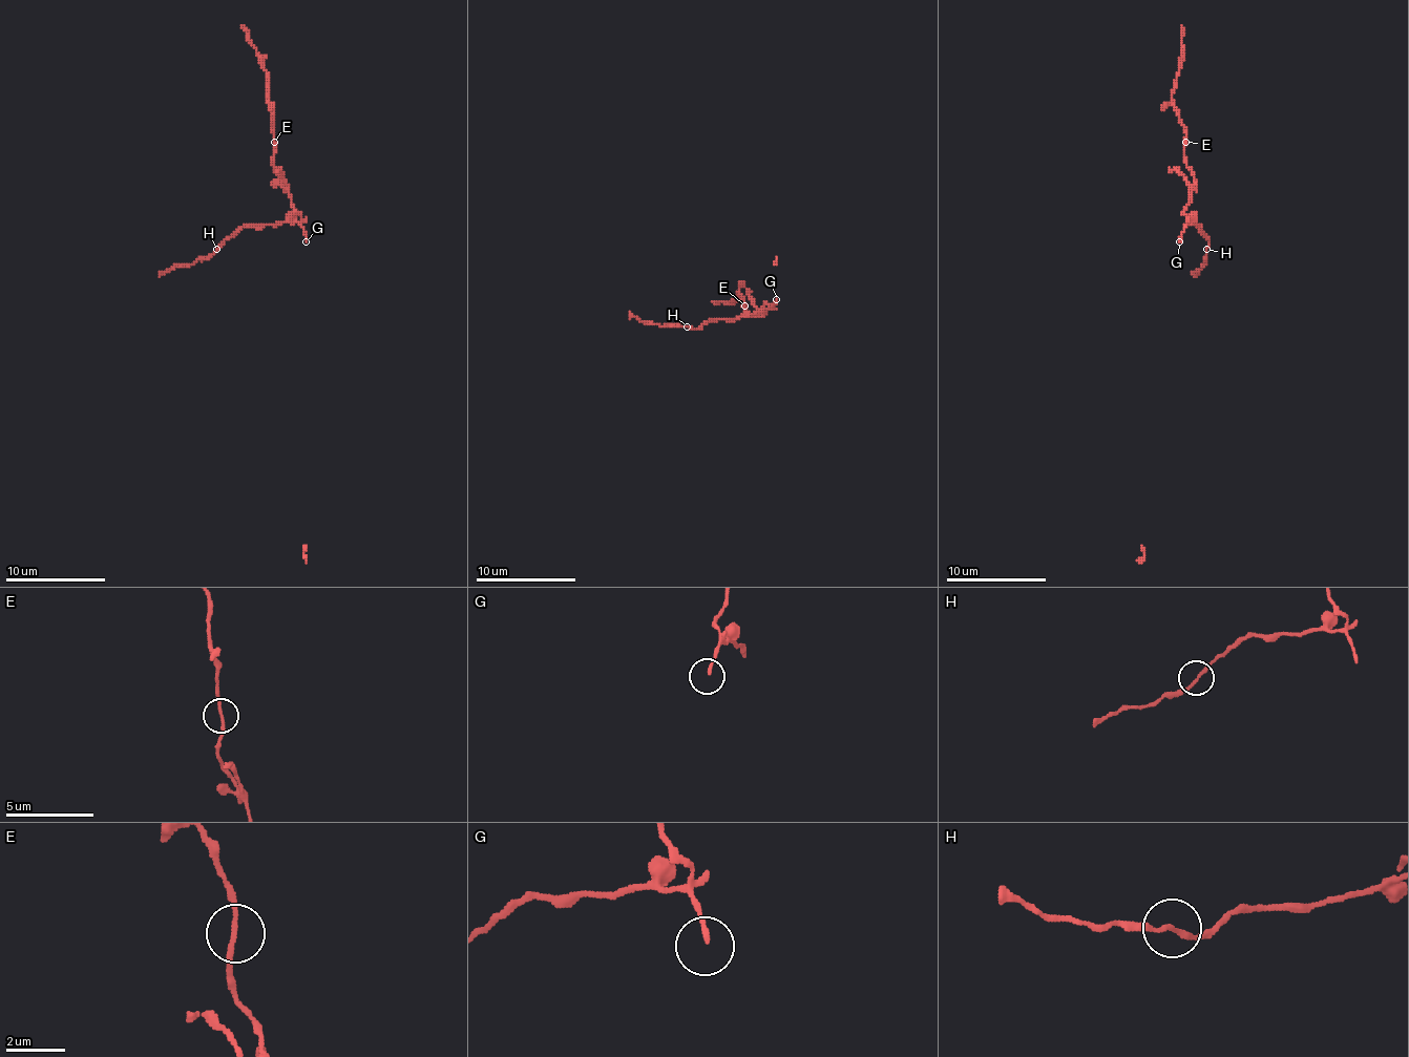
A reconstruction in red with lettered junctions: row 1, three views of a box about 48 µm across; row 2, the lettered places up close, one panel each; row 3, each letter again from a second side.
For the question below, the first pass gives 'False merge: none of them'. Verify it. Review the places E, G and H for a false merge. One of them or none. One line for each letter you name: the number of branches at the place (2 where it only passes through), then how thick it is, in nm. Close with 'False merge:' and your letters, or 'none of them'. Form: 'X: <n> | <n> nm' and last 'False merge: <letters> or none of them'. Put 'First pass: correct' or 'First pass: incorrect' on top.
First pass: correct
False merge: none of them

